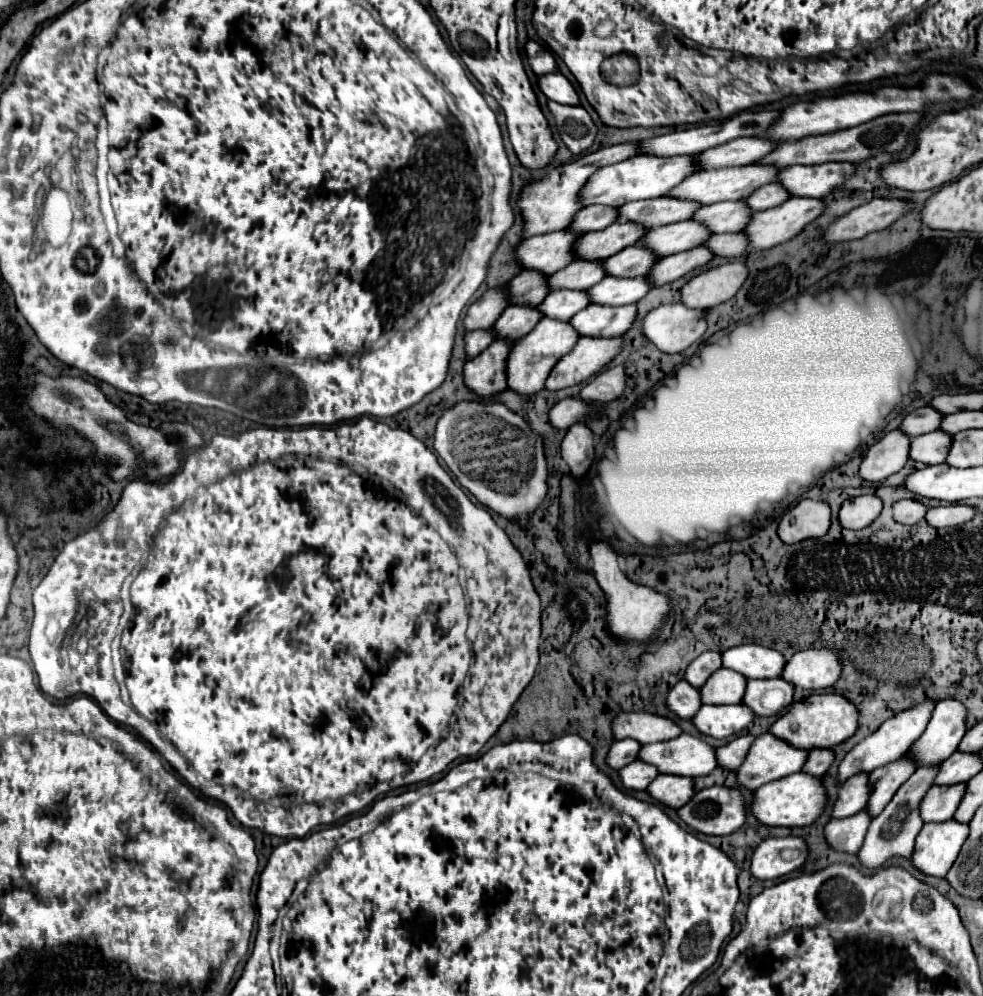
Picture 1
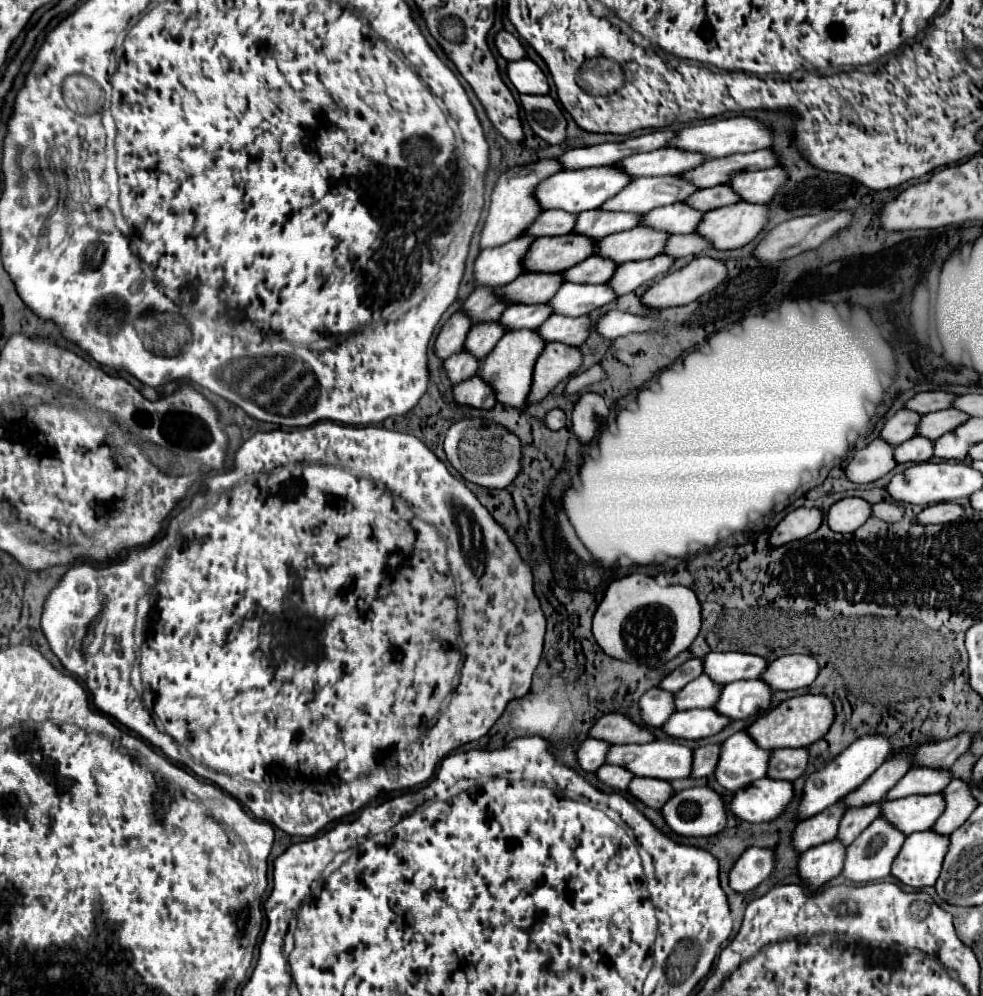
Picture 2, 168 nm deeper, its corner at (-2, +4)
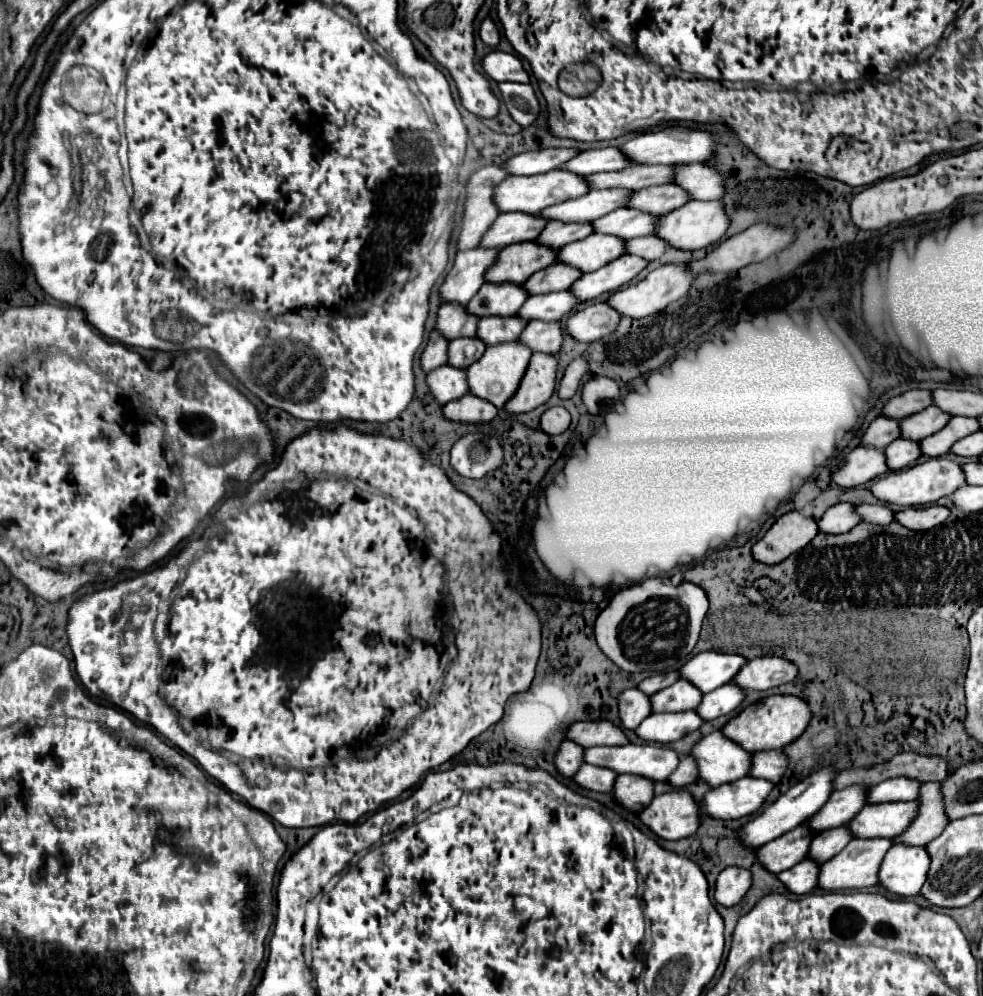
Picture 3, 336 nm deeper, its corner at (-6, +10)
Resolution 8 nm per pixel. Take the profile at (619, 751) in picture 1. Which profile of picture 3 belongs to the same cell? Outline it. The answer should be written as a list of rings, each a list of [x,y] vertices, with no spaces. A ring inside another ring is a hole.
[[[564,740],[560,744],[560,750],[558,750],[554,762],[562,776],[572,778],[578,772],[578,768],[584,764],[584,748],[572,740]]]

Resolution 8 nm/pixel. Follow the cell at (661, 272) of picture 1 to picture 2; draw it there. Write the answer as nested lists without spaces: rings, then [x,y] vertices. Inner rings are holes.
[[[664,254],[638,262],[624,262],[618,266],[616,274],[612,274],[612,278],[606,284],[612,286],[616,296],[622,296],[634,292],[638,286],[646,286],[648,282],[660,280],[670,270],[672,264],[674,258],[668,258]]]

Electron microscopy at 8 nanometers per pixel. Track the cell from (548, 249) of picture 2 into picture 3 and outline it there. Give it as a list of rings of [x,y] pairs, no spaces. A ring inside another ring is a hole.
[[[518,242],[500,252],[500,260],[488,270],[486,282],[526,282],[534,272],[558,260],[558,250],[538,242]]]

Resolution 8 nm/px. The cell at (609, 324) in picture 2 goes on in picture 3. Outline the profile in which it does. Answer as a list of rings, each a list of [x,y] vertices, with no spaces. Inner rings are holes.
[[[596,302],[592,306],[586,306],[584,310],[576,312],[568,320],[566,328],[576,340],[592,342],[592,340],[600,340],[600,338],[616,332],[620,318],[622,318],[622,314],[618,310],[614,310],[608,302]]]

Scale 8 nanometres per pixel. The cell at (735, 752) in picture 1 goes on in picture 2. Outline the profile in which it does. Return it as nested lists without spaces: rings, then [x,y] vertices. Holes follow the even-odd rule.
[[[708,744],[708,746],[702,746],[702,748],[694,750],[694,754],[692,754],[692,774],[690,774],[690,778],[710,776],[710,774],[716,770],[718,754],[720,754],[720,746],[718,746],[718,744]]]

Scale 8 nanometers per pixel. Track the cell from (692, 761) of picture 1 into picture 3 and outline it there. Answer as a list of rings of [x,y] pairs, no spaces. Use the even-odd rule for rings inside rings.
[[[658,744],[594,746],[584,750],[584,762],[610,768],[618,774],[638,774],[652,780],[668,780],[680,764],[678,752]]]

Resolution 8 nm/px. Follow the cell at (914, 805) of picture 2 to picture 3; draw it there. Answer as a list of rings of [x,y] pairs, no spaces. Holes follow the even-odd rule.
[[[886,802],[866,804],[852,822],[848,822],[856,838],[892,838],[908,830],[912,820],[918,816],[920,802]]]

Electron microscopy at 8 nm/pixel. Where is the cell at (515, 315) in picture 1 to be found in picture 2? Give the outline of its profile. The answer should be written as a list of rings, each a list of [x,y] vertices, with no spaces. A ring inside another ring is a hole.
[[[498,322],[488,324],[476,324],[470,328],[464,350],[468,350],[474,358],[484,360],[484,356],[490,354],[490,350],[496,346],[496,342],[504,336],[504,328]]]

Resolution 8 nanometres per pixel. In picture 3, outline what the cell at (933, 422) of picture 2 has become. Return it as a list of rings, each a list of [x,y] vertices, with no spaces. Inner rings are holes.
[[[932,406],[924,412],[916,412],[904,420],[900,420],[900,428],[902,428],[902,438],[910,438],[910,440],[924,440],[926,436],[932,436],[934,432],[942,430],[948,422],[950,422],[950,414]]]

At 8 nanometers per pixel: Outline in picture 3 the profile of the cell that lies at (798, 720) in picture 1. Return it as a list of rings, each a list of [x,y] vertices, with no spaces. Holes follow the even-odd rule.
[[[768,696],[762,700],[762,708],[746,708],[736,718],[732,718],[722,732],[736,740],[742,748],[748,748],[748,752],[760,752],[760,750],[780,750],[792,744],[810,724],[812,710],[806,700],[798,696]]]

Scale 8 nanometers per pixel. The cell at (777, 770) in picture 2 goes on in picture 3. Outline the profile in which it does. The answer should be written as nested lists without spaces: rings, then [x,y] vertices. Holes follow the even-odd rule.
[[[768,750],[768,752],[754,752],[752,756],[752,772],[750,776],[766,778],[778,784],[788,770],[790,758],[780,750]]]

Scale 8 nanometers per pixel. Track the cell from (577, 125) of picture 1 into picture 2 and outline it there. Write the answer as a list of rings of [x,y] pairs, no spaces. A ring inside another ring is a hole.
[[[518,96],[522,120],[532,132],[548,144],[560,144],[566,138],[566,120],[558,102],[550,96]]]

